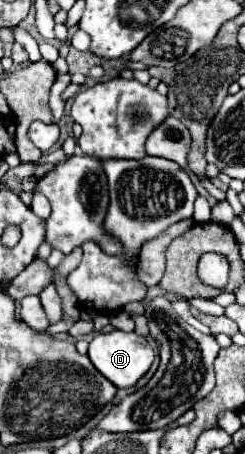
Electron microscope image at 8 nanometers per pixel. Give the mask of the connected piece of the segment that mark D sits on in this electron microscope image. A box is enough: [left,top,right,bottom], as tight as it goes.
[88,331,154,389]

